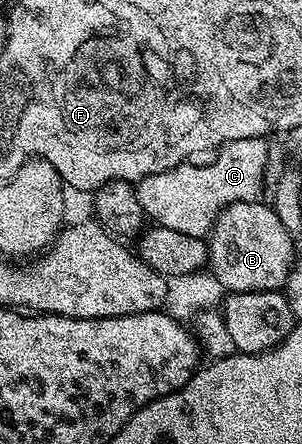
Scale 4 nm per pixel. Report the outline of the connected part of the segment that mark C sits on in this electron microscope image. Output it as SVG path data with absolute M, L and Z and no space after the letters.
M265 138L237 139L235 143L227 143L213 156L215 159L203 167L187 161L170 171L137 180L138 200L146 211L147 220L197 239L209 236L218 214L226 206L234 202L253 203L261 196L258 194L266 175L266 143Z

